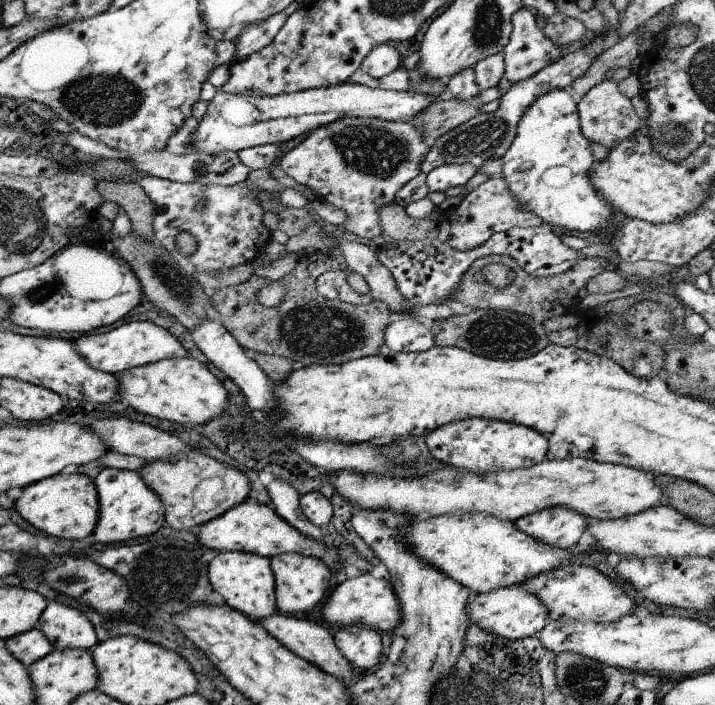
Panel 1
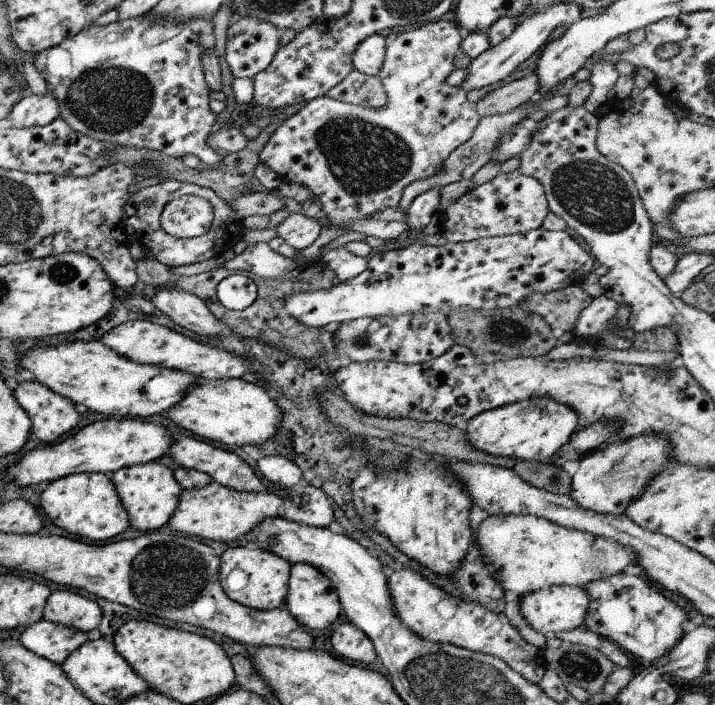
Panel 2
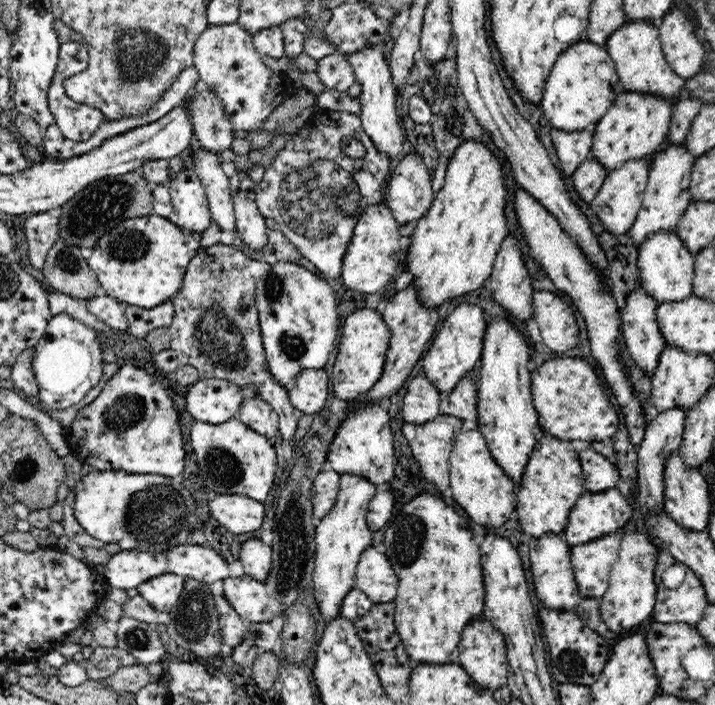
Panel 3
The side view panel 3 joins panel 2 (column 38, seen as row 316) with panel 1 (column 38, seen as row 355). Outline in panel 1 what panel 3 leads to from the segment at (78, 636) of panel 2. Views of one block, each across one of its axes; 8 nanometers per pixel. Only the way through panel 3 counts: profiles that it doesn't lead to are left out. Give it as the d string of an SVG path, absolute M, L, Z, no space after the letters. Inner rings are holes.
M36 626L23 634L8 638L4 643L7 652L26 667L53 650L49 640L37 630Z

